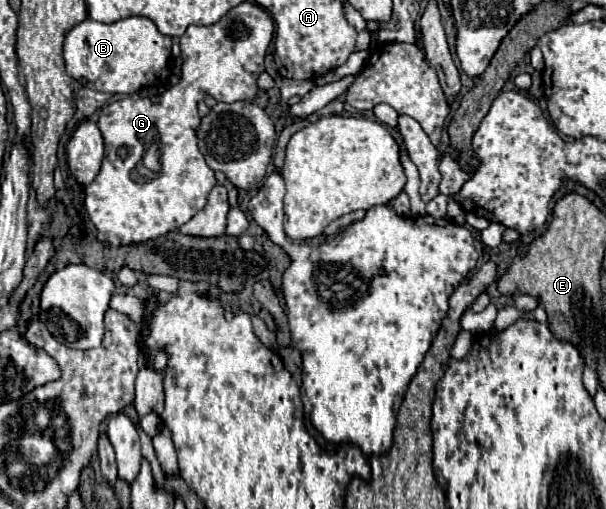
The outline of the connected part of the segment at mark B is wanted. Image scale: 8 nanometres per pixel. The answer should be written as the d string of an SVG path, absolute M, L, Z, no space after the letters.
M129 16L125 20L117 20L113 24L101 24L91 18L85 18L77 26L73 26L63 44L63 56L67 74L75 80L81 80L85 86L109 94L133 94L148 86L166 86L169 80L169 56L171 56L171 38L161 34L157 26L143 16Z

